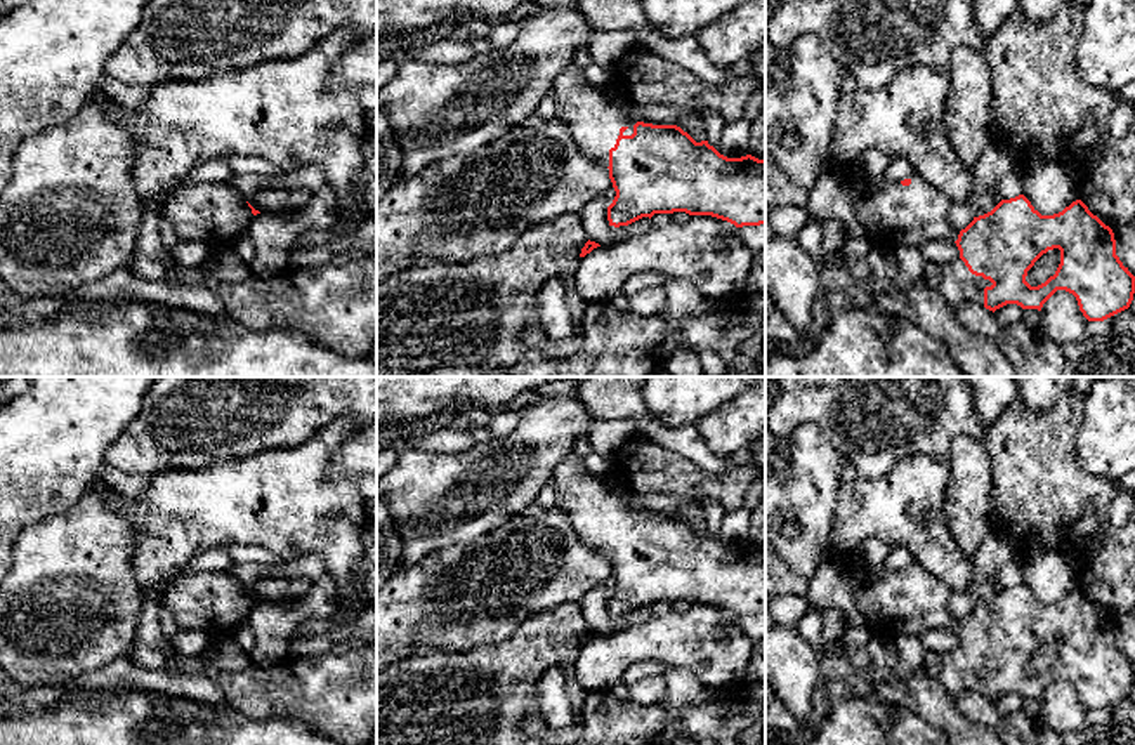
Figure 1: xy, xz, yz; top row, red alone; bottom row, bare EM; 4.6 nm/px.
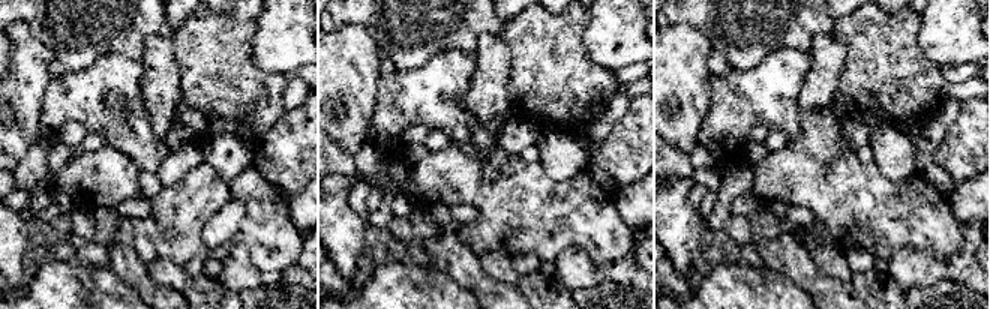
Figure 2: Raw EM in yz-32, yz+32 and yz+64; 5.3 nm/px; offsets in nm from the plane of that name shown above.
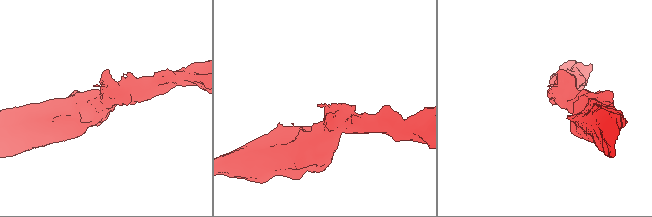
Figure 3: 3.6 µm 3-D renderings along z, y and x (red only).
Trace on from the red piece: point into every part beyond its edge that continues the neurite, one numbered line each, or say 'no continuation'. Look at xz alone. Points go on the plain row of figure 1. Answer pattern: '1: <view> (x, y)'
1: xz (594, 511)

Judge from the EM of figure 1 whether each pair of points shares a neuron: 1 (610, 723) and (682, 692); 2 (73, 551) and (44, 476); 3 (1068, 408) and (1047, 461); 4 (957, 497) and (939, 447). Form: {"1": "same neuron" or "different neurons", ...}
{"1": "same neuron", "2": "different neurons", "3": "same neuron", "4": "different neurons"}

